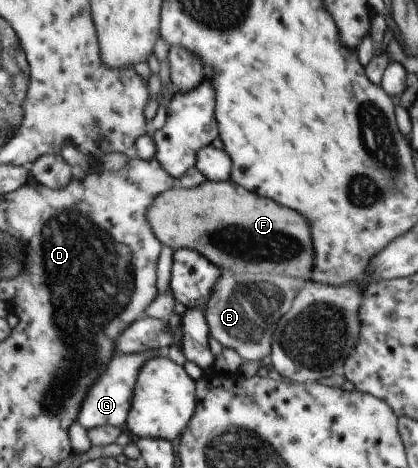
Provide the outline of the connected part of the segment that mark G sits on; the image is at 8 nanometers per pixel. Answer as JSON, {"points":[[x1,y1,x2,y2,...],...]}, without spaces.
{"points":[[147,349,147,351,133,354,115,353,107,364,106,370,103,371,98,379,95,379,94,383,91,383,91,387,89,387,89,391,87,391,87,395,85,395,85,399,81,401,76,417,77,421,79,421,79,425,86,430,97,426,121,428,122,424,126,421,129,411,133,387,135,387,135,382,137,381,139,367,141,367,147,359,157,357,157,355,161,354,161,351,155,351,155,349]]}

